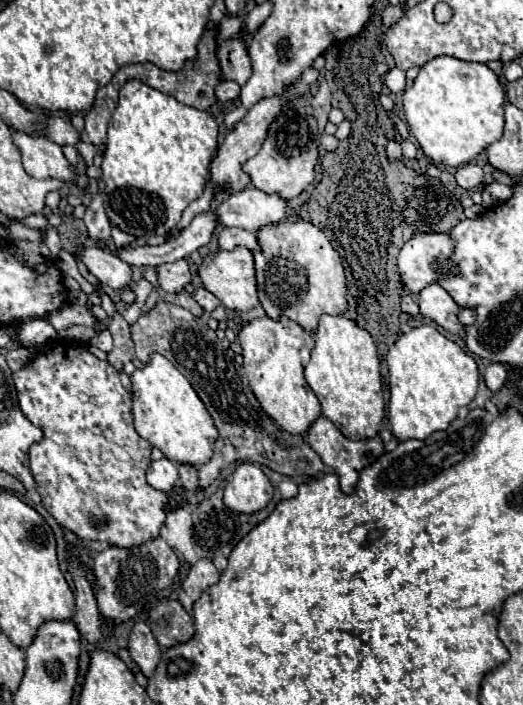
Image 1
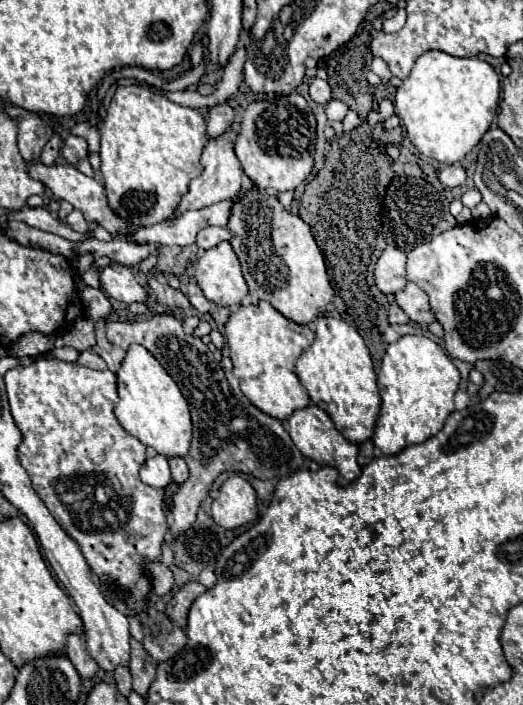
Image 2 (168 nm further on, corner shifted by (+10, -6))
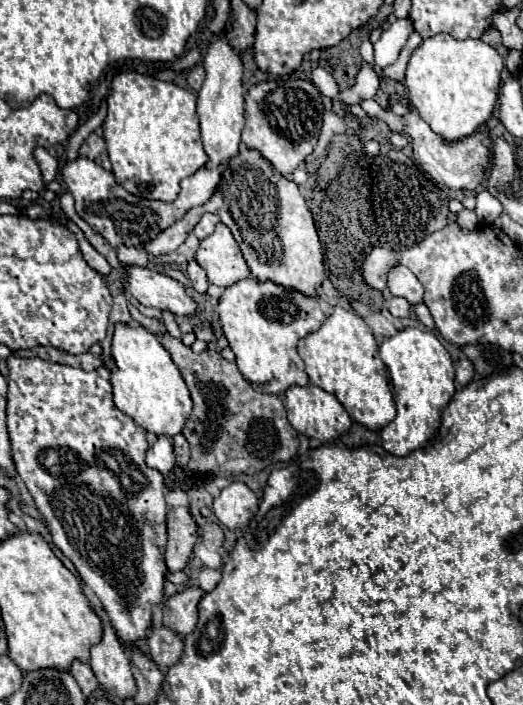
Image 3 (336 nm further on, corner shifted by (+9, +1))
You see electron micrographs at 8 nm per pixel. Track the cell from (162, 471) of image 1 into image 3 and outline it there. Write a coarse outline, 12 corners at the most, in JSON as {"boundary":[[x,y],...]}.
{"boundary":[[158,436],[146,464],[168,474],[176,464],[172,440]]}

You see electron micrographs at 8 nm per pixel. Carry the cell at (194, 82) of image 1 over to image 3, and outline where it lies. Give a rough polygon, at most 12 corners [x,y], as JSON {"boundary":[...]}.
{"boundary":[[94,134],[84,140],[80,156],[110,170],[104,138]]}

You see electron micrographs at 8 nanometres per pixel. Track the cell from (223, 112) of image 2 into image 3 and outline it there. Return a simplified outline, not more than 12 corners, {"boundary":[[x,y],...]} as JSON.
{"boundary":[[222,36],[198,92],[206,168],[238,152],[244,66]]}

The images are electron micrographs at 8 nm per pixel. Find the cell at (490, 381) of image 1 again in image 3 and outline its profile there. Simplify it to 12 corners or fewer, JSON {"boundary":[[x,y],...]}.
{"boundary":[[468,358],[456,364],[456,382],[466,386],[474,378],[474,366]]}

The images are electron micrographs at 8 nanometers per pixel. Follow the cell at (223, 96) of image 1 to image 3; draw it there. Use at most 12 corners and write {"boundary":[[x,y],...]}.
{"boundary":[[194,66],[186,82],[192,90],[200,90],[204,82],[204,68]]}

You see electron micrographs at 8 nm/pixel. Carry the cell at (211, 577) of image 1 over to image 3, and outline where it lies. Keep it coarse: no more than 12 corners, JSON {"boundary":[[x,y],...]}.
{"boundary":[[186,588],[168,598],[162,624],[180,636],[194,632],[204,592]]}

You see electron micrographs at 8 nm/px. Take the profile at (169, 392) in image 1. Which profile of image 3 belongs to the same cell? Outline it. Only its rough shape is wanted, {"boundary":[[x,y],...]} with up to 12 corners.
{"boundary":[[118,322],[114,404],[148,432],[180,434],[192,398],[160,340]]}

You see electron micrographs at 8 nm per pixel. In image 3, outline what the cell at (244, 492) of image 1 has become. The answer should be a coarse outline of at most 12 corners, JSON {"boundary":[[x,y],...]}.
{"boundary":[[232,482],[214,498],[212,510],[236,530],[256,514],[258,496]]}

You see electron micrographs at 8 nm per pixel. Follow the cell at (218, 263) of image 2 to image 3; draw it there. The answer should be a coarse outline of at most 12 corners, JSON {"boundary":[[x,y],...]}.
{"boundary":[[222,222],[200,242],[196,260],[222,288],[250,276]]}

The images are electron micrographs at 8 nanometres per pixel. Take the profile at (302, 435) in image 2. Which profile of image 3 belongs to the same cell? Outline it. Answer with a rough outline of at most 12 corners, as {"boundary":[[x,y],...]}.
{"boundary":[[290,386],[290,424],[320,442],[338,440],[352,418],[318,386]]}

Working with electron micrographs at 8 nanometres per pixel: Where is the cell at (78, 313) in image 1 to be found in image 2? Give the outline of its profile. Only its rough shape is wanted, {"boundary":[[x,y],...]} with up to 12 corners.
{"boundary":[[179,319],[109,323],[183,387],[189,479],[173,537],[223,471],[283,479],[303,467],[283,423],[231,383]]}

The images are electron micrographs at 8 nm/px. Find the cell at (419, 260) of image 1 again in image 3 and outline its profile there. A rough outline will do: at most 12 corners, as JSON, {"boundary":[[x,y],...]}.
{"boundary":[[372,248],[362,276],[374,290],[386,290],[386,274],[398,264],[388,248]]}

